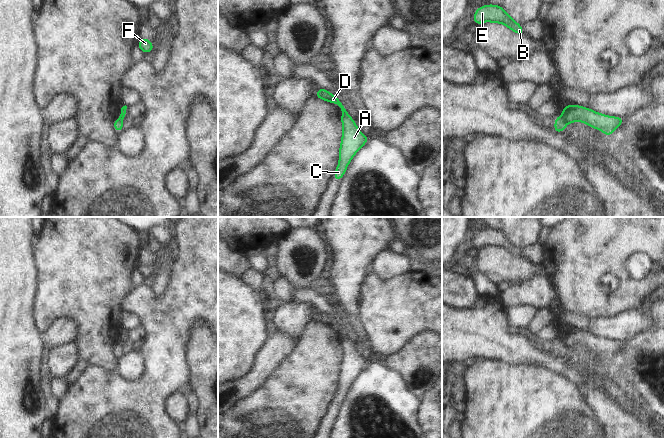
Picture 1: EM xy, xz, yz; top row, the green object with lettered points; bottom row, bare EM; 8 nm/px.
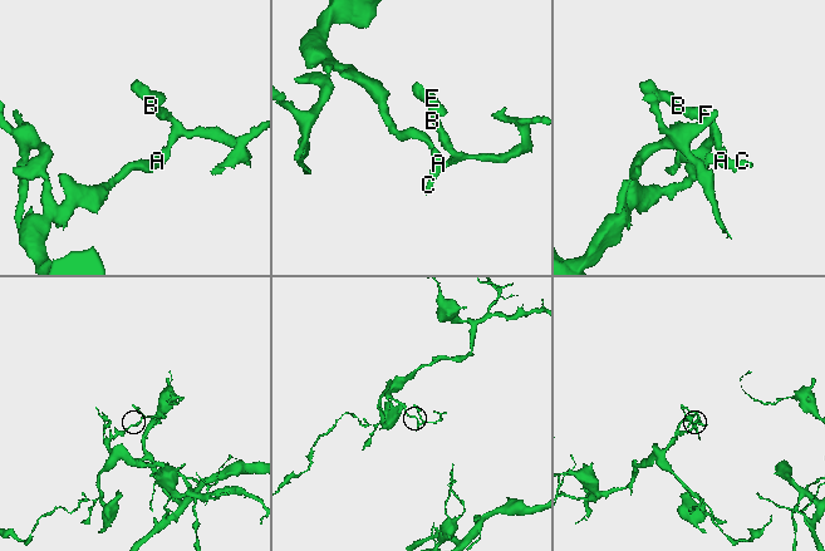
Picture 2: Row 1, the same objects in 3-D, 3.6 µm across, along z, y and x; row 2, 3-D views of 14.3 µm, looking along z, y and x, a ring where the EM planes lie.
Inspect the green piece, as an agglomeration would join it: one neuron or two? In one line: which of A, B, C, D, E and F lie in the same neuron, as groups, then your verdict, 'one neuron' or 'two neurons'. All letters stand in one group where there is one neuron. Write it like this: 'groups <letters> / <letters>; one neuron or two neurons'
groups A B C E F / D; two neurons

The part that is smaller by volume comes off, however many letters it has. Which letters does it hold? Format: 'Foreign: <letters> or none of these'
Foreign: A, B, C, E, F

